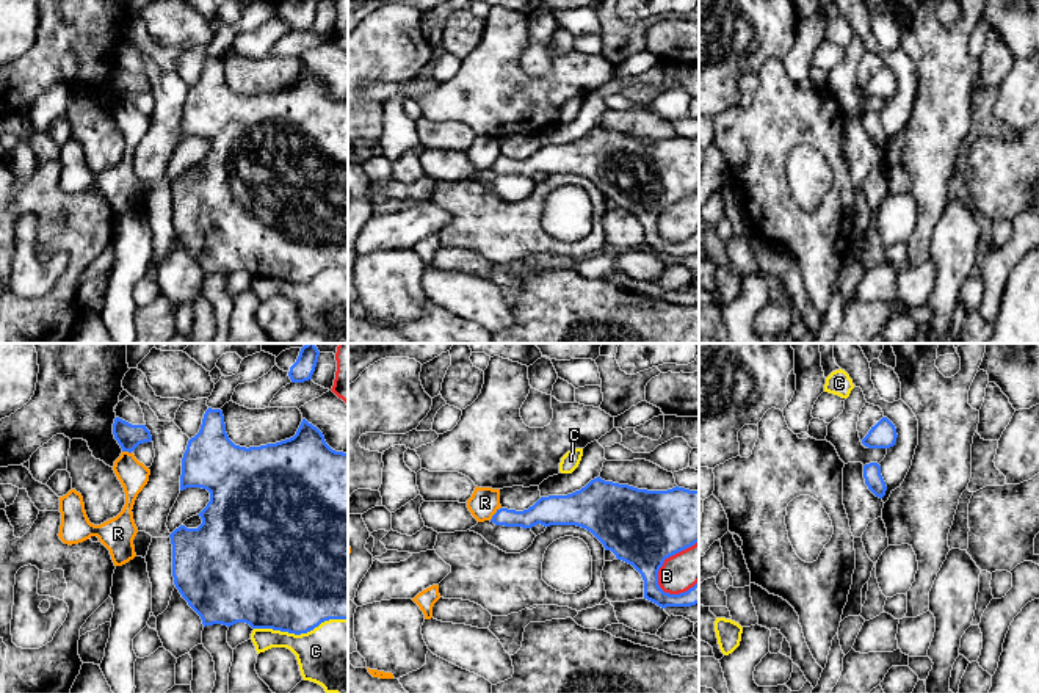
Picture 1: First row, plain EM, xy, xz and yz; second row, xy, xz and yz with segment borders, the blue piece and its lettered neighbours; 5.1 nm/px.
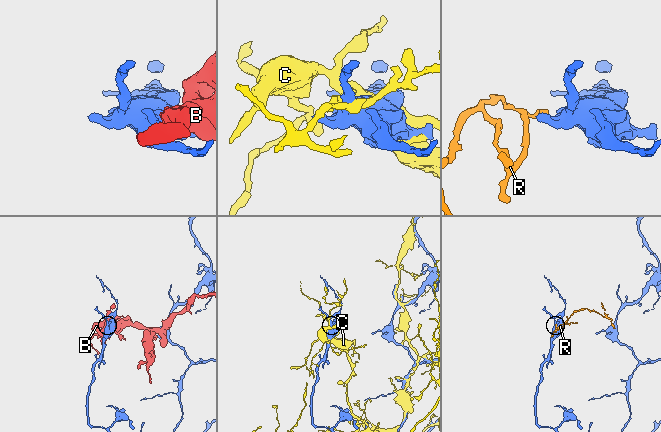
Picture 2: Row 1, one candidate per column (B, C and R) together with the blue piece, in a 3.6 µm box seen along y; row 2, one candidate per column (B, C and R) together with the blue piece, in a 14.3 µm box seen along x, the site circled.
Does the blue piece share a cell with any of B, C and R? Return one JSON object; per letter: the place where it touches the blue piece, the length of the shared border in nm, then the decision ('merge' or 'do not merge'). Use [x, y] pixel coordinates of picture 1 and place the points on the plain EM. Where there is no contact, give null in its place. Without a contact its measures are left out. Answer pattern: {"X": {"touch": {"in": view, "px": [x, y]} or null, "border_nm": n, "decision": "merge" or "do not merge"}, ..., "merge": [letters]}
{"B": {"touch": {"in": "xz", "px": [665, 207]}, "border_nm": 320, "decision": "do not merge"}, "C": {"touch": {"in": "xy", "px": [300, 283]}, "border_nm": 480, "decision": "do not merge"}, "R": {"touch": {"in": "xz", "px": [495, 162]}, "border_nm": 90, "decision": "do not merge"}, "merge": []}

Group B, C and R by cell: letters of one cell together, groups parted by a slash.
B / C / R

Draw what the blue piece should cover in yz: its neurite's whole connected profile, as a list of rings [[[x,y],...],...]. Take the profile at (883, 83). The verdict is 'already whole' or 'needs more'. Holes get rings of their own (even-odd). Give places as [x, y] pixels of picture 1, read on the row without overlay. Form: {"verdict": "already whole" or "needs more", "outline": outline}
{"verdict": "already whole", "outline": [[[882,66],[868,83],[862,88],[862,93],[868,97],[890,97],[896,91],[896,77],[895,74],[887,67]]]}

